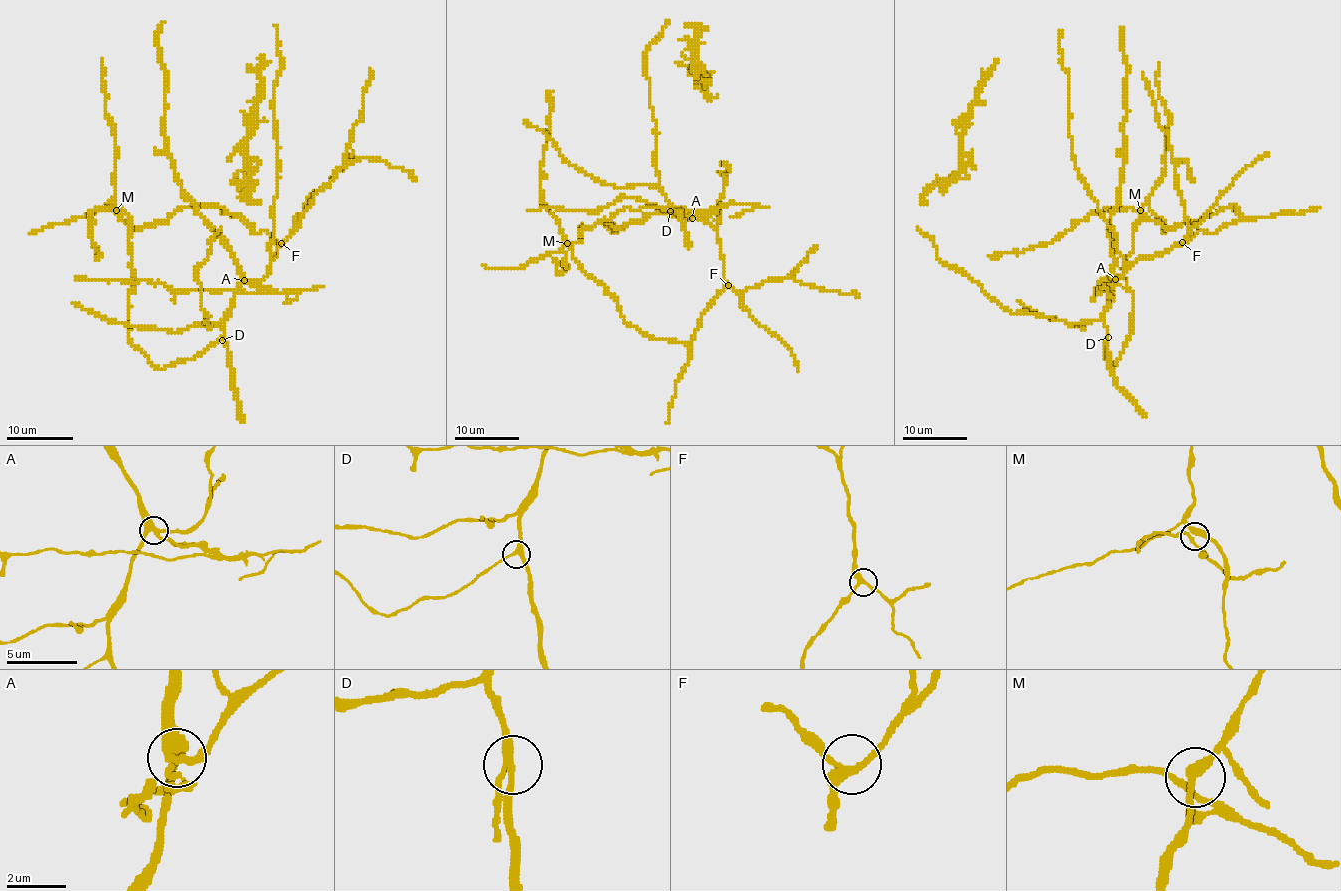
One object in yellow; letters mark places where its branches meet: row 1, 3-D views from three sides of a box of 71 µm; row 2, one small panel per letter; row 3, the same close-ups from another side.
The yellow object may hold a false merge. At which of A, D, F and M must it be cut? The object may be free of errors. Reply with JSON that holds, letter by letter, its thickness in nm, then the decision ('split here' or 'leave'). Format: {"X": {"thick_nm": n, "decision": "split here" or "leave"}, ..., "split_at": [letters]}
{"A": {"thick_nm": 360, "decision": "split here"}, "D": {"thick_nm": 280, "decision": "leave"}, "F": {"thick_nm": 260, "decision": "leave"}, "M": {"thick_nm": 320, "decision": "leave"}, "split_at": ["A"]}

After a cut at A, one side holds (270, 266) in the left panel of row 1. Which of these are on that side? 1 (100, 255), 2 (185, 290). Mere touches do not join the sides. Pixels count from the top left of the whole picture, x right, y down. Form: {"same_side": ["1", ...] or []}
{"same_side": ["1"]}

